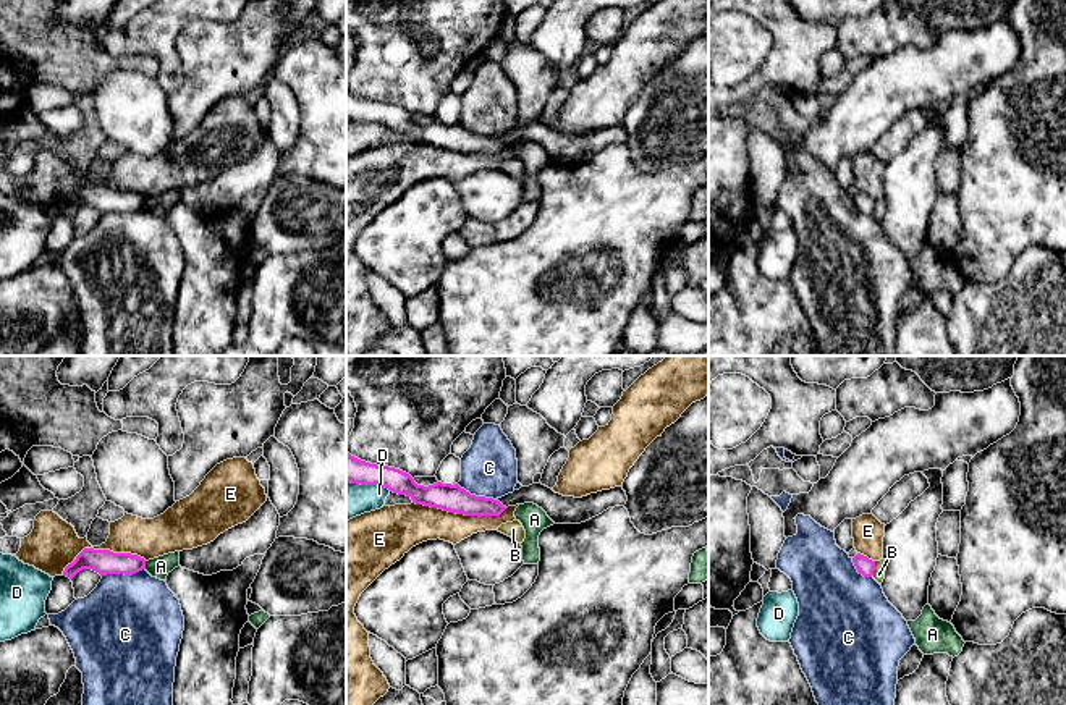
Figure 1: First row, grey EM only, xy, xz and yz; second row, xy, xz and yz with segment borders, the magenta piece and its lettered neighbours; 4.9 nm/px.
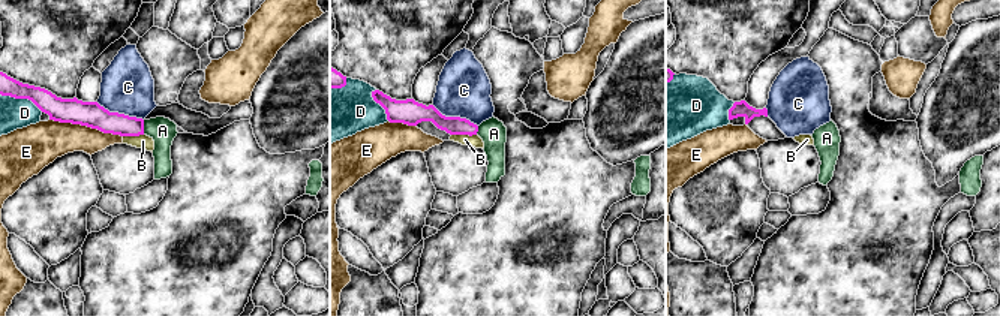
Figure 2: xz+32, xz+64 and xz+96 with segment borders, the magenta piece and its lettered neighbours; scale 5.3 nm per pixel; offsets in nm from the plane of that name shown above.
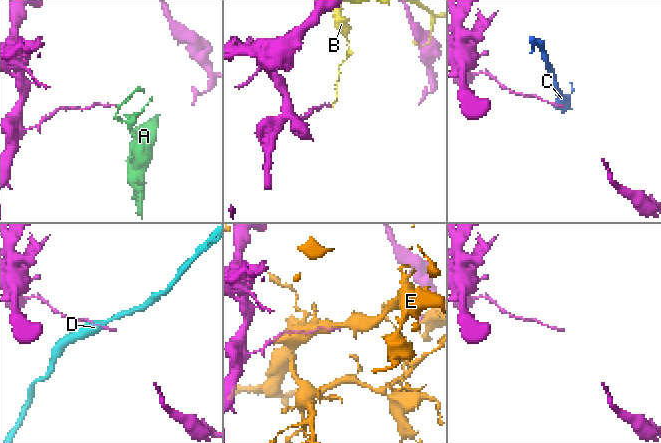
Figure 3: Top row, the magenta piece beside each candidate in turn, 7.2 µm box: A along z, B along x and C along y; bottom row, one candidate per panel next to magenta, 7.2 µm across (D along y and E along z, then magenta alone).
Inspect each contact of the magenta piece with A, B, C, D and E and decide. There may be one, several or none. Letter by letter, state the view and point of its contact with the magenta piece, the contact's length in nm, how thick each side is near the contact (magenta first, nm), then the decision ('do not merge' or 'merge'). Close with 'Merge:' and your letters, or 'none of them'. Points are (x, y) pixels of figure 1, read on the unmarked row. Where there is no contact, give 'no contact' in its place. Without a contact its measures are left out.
A: meets magenta in xy at (144, 202); contact 40 nm long; 130 nm thick on the magenta side, 100 nm on the other; do not merge
B: meets magenta in yz at (874, 207); contact 80 nm long; 90 nm thick on the magenta side, 60 nm on the other; do not merge
C: meets magenta in xy at (123, 211); contact 220 nm long; 130 nm thick on the magenta side, 480 nm on the other; do not merge
D: meets magenta in xz at (369, 122); contact 240 nm long; 130 nm thick on the magenta side, 180 nm on the other; do not merge
E: meets magenta in xz at (460, 151); contact 480 nm long; 140 nm thick on the magenta side, 200 nm on the other; do not merge
Merge: none of them

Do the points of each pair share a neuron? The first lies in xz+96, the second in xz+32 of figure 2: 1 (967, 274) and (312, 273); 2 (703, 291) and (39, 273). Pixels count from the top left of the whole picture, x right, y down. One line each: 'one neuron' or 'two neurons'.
1: one neuron
2: two neurons

